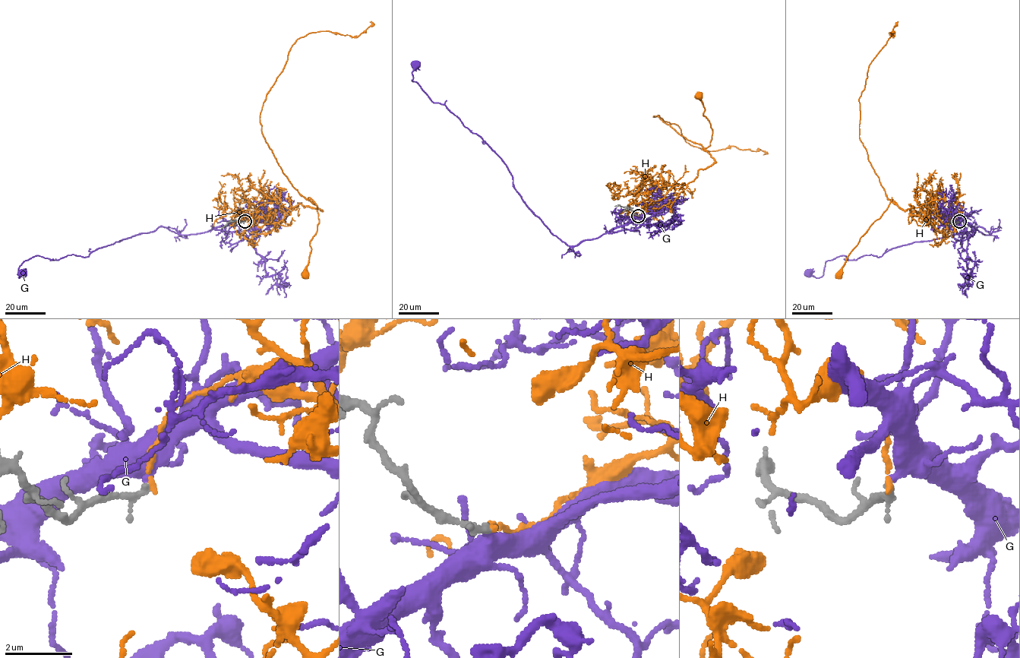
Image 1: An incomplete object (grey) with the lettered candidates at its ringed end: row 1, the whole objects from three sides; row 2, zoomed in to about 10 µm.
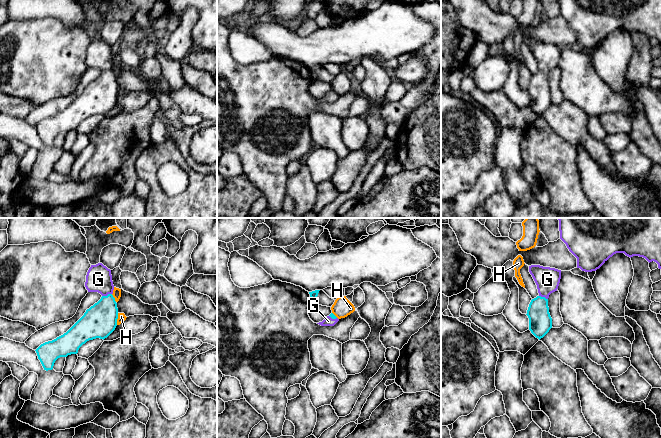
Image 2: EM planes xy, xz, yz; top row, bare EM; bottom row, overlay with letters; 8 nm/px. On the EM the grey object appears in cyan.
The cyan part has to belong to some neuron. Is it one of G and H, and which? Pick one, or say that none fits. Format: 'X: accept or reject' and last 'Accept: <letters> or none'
G: accept
H: reject
Accept: G

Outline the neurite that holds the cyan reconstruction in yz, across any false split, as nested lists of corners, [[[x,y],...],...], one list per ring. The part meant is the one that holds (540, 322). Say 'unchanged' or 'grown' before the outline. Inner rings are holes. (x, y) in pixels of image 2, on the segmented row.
grown; [[[531,265],[529,272],[537,285],[539,295],[531,300],[526,315],[529,318],[529,330],[540,340],[552,328],[548,298],[551,293],[558,289],[561,270]]]

